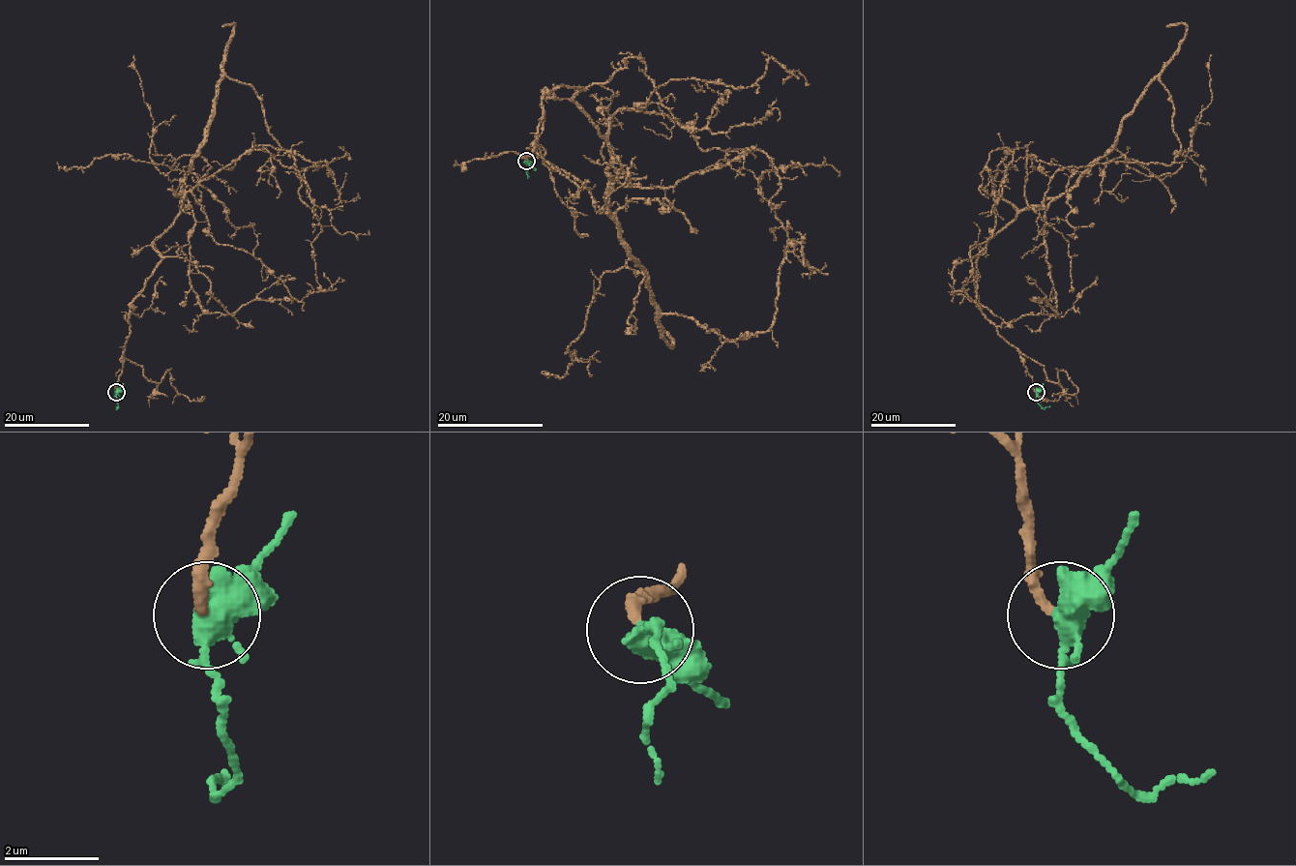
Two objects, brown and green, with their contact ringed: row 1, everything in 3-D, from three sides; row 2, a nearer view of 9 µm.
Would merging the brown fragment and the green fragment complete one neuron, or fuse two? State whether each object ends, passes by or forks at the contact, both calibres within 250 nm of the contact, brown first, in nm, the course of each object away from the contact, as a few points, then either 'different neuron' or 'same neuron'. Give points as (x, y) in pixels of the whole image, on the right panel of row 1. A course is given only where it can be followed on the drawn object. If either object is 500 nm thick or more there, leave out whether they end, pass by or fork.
brown ends; green forks; calibres 240 and 440 nm; course brown (1036, 392), (983, 312), (978, 253), (1075, 184), (1158, 76), (1175, 160), (1059, 169), (1039, 212), (1047, 230); course green (1036, 392), (1039, 403), (1045, 408), (1049, 405); same neuron

